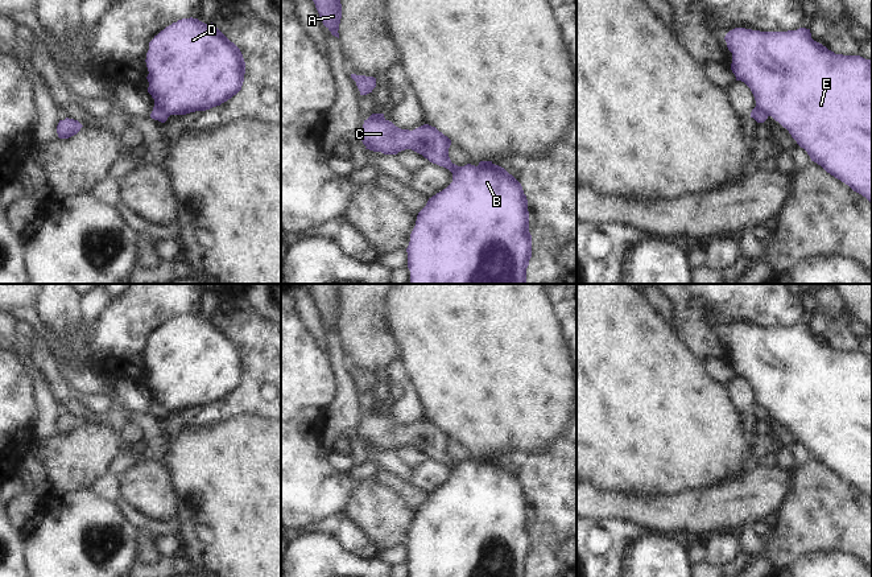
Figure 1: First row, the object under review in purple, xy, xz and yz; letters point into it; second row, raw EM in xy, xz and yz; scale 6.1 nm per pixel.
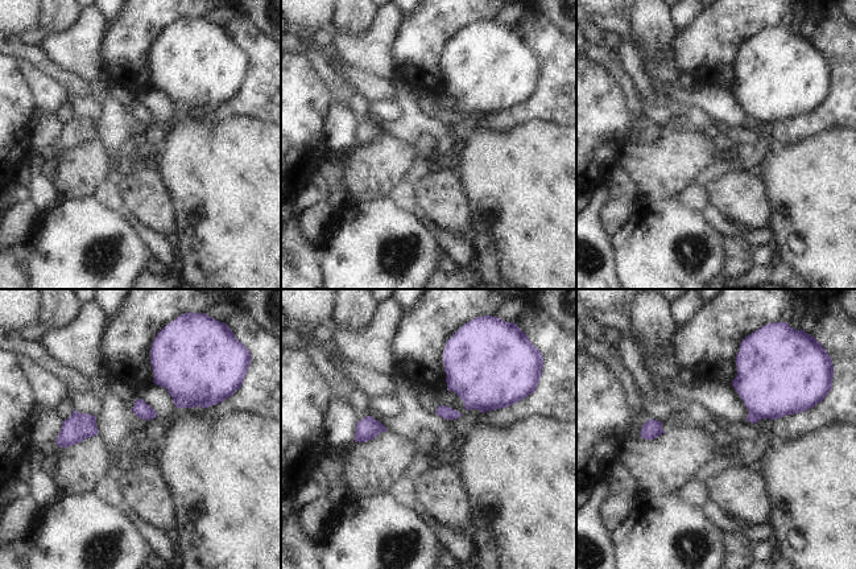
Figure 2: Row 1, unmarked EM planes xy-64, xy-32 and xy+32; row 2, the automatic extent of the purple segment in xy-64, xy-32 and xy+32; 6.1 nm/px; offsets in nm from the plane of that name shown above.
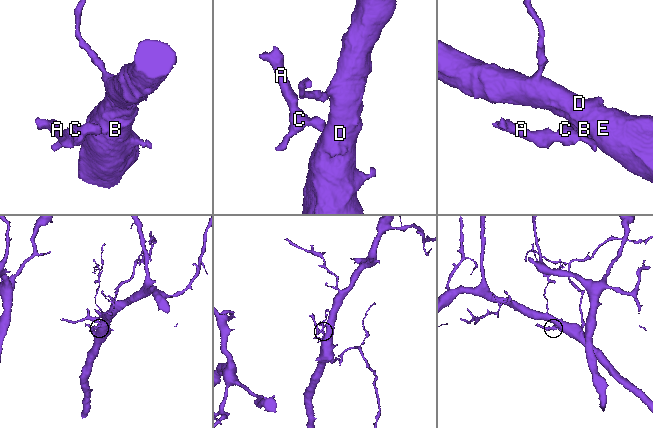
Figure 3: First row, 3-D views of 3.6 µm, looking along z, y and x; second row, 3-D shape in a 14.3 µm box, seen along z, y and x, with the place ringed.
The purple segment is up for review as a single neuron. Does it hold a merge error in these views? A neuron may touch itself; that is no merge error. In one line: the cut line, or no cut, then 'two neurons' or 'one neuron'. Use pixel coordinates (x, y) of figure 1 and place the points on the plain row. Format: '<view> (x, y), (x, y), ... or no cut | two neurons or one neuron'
xy (155, 399), (170, 409) | two neurons

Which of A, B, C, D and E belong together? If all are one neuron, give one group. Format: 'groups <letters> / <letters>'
groups A C / B D E

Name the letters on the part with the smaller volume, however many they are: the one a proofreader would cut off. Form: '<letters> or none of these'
A, C

